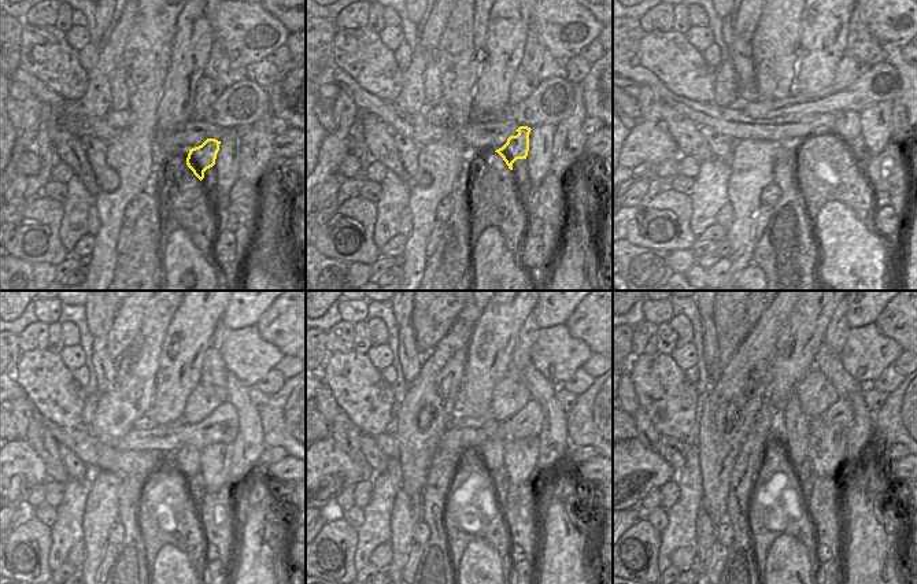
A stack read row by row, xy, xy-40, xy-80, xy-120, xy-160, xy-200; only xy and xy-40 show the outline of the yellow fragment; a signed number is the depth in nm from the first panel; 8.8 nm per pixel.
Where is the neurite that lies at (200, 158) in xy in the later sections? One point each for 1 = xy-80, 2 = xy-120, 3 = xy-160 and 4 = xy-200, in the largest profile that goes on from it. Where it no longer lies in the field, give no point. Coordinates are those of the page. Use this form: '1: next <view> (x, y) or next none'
1: next xy-80 (808, 154)
2: next xy-120 (188, 457)
3: next xy-160 (492, 457)
4: next xy-200 (797, 424)

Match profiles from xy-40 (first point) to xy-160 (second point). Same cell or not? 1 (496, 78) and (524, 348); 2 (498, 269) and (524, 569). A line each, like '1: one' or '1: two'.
1: two
2: two

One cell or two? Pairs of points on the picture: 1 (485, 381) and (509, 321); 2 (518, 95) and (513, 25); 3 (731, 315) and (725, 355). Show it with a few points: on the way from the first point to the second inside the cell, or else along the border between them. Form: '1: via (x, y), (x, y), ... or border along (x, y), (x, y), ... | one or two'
1: via (488, 366), (488, 353), (495, 336) | one
2: border along (520, 65), (510, 84), (510, 96), (506, 100) | two
3: via (731, 325), (727, 346) | one

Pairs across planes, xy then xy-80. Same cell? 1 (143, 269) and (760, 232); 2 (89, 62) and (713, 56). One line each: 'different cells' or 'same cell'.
1: same cell
2: same cell

